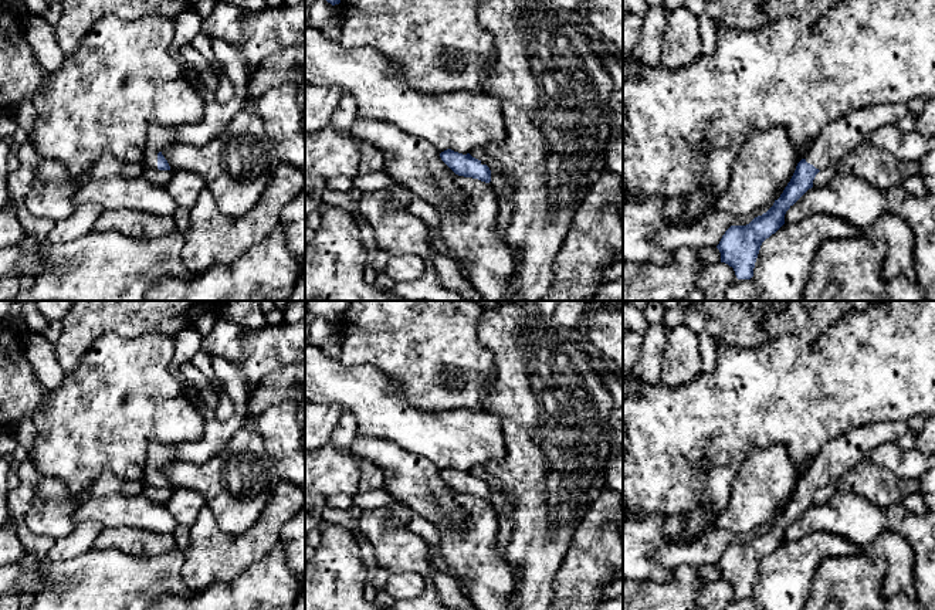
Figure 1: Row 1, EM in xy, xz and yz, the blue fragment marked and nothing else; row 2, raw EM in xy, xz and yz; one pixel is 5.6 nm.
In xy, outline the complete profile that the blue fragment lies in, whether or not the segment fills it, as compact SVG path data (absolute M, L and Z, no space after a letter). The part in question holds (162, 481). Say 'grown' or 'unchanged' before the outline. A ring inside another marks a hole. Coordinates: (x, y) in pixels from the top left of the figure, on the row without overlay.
grown; M152 444L146 451L145 474L142 478L148 485L170 488L162 468L176 461L176 445Z

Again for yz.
grown; M905 421L874 423L831 440L812 462L773 523L746 543L731 543L717 566L721 580L734 586L738 597L753 594L762 560L785 542L786 529L813 505L816 492L856 465L877 445L894 443L909 433Z

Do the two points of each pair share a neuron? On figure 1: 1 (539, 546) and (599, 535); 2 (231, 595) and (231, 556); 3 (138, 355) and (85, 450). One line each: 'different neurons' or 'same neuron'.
1: different neurons
2: different neurons
3: same neuron

